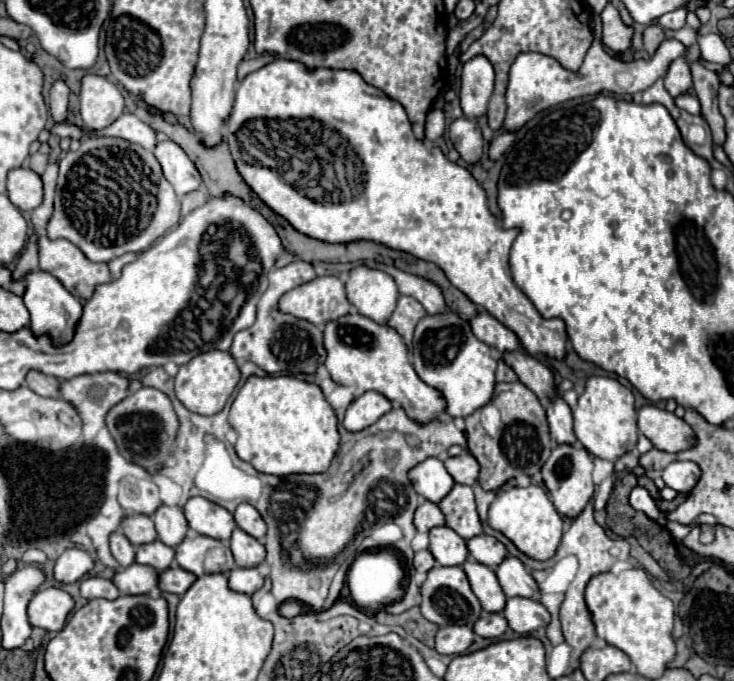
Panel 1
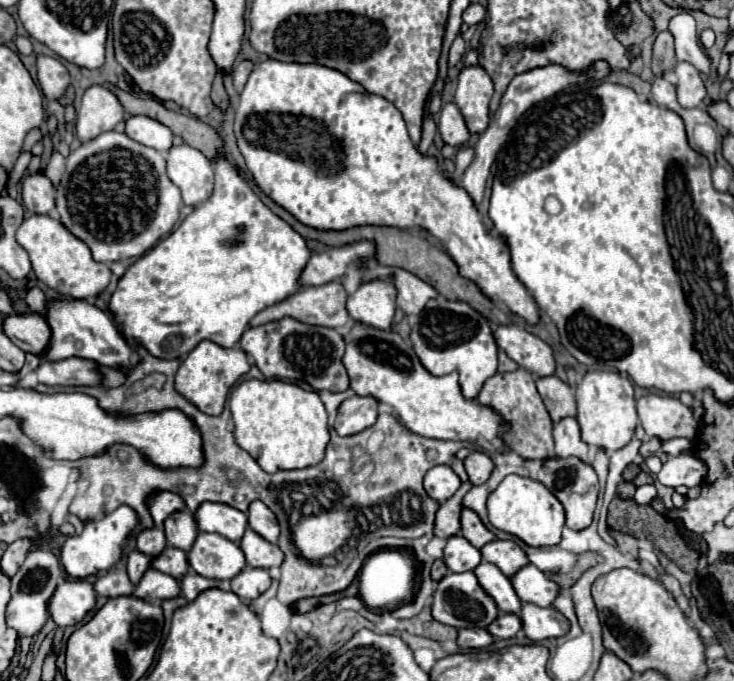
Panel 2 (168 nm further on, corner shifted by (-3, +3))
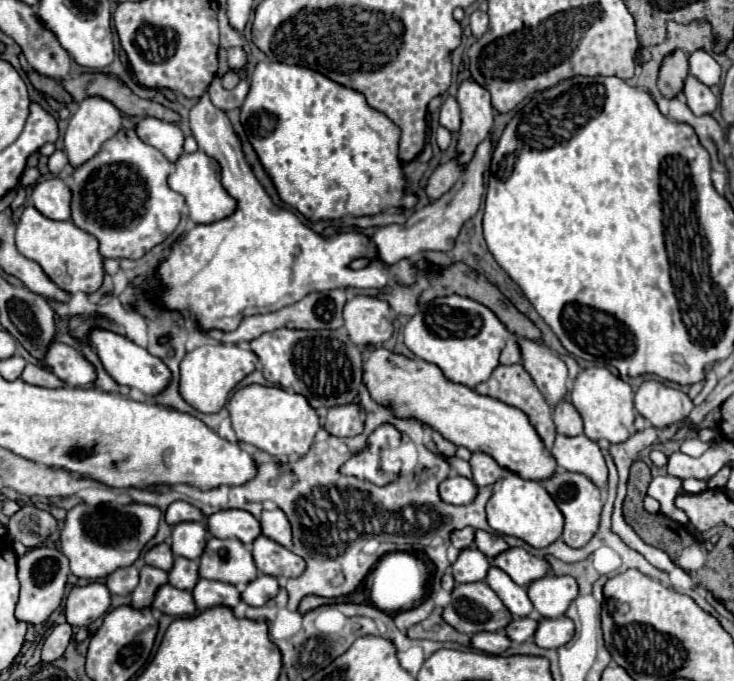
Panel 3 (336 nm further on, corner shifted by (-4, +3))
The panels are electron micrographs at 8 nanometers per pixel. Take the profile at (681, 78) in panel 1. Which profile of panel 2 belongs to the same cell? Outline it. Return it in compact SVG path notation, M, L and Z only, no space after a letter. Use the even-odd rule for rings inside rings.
M678 62L676 64L676 76L678 76L678 102L684 108L698 108L702 106L706 98L706 86L700 76L700 72L688 64L688 62Z

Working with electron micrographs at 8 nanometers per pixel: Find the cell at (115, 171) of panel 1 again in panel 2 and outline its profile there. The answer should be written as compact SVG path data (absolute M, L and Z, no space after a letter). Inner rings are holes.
M116 130L104 132L96 140L84 142L74 152L70 152L70 156L66 158L66 172L62 176L62 182L58 184L56 194L56 210L62 224L76 238L88 244L94 260L98 262L128 260L148 252L160 238L172 232L174 224L178 222L180 206L180 190L166 176L164 154Z

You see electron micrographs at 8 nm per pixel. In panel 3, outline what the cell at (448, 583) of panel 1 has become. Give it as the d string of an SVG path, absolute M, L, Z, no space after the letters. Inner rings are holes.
M485 582L455 584L451 604L443 610L443 620L463 634L483 630L501 630L509 624L511 614L499 596Z

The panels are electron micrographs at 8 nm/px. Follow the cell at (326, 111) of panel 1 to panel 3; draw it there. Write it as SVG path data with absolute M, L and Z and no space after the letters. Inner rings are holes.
M259 62L251 74L251 90L241 106L241 124L279 198L309 222L345 216L375 216L385 208L411 210L419 198L407 190L399 160L401 128L383 112L371 108L365 96L327 76L283 62Z

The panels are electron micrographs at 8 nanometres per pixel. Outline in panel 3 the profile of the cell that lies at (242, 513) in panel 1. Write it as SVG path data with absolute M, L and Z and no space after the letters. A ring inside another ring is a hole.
M275 508L275 510L263 510L259 518L261 530L267 538L275 540L277 544L291 548L291 526L289 520L285 518L285 512Z

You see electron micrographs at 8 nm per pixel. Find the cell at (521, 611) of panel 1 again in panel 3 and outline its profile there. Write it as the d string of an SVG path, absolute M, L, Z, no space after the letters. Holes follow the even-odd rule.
M567 616L541 618L533 640L539 648L559 648L573 638L573 622Z

